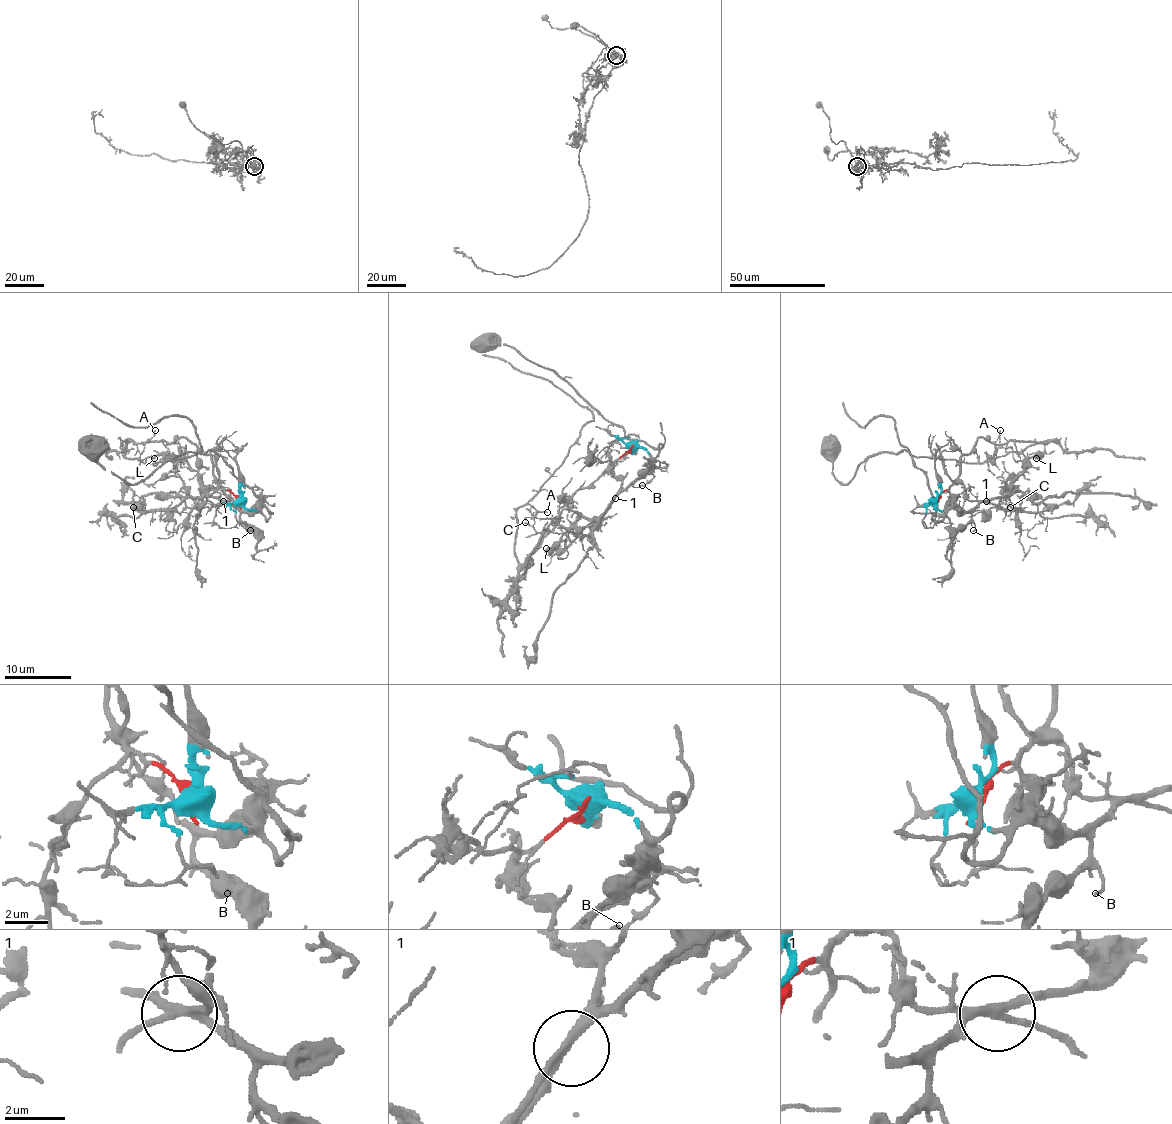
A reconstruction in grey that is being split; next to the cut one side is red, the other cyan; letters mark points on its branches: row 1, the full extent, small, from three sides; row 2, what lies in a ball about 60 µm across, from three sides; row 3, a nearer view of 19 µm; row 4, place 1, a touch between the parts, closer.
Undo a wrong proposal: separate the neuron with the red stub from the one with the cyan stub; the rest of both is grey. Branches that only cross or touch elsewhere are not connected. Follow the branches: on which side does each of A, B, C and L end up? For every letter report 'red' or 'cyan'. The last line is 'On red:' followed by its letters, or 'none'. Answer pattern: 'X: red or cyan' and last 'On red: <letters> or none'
A: red
B: cyan
C: cyan
L: cyan
On red: A

